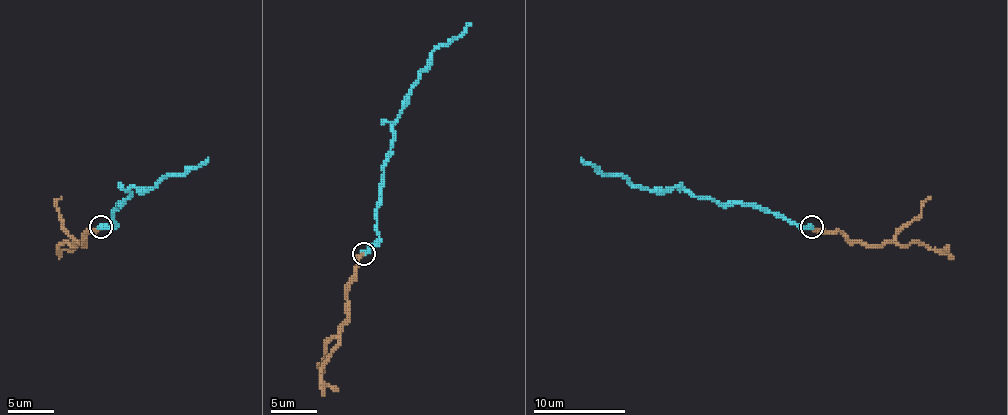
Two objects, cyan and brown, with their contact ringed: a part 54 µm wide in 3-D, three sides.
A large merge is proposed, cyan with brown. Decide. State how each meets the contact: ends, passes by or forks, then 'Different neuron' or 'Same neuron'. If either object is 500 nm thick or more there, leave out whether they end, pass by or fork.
At the ring cyan ends. At the ring brown ends. Different neuron

